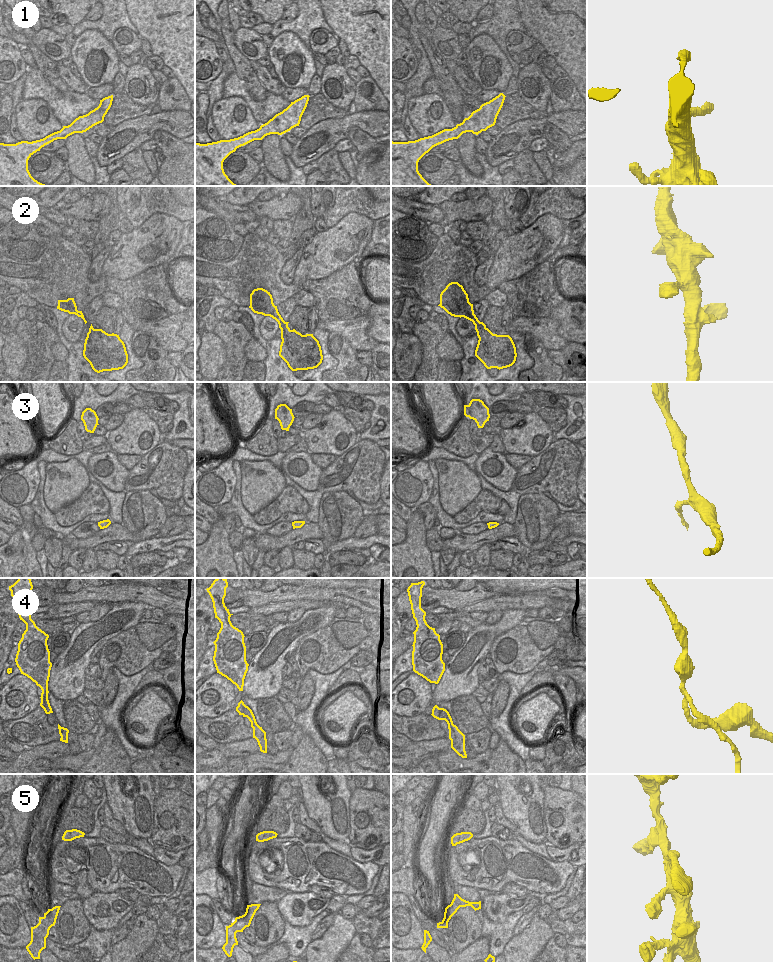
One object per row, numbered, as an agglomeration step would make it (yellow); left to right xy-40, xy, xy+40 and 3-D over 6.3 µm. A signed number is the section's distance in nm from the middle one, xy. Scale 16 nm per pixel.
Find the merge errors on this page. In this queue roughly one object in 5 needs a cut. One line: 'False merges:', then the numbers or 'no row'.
False merges: 4

